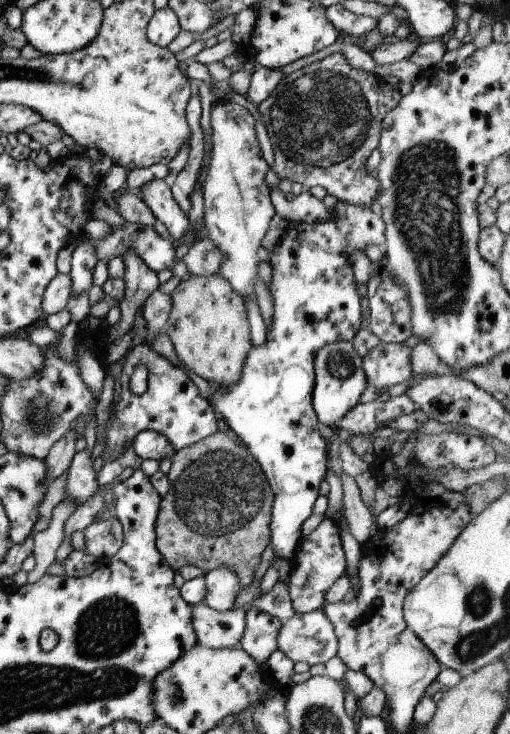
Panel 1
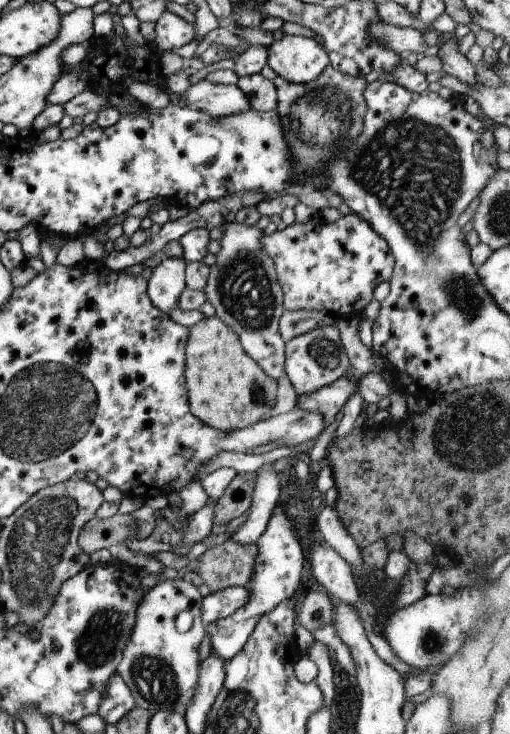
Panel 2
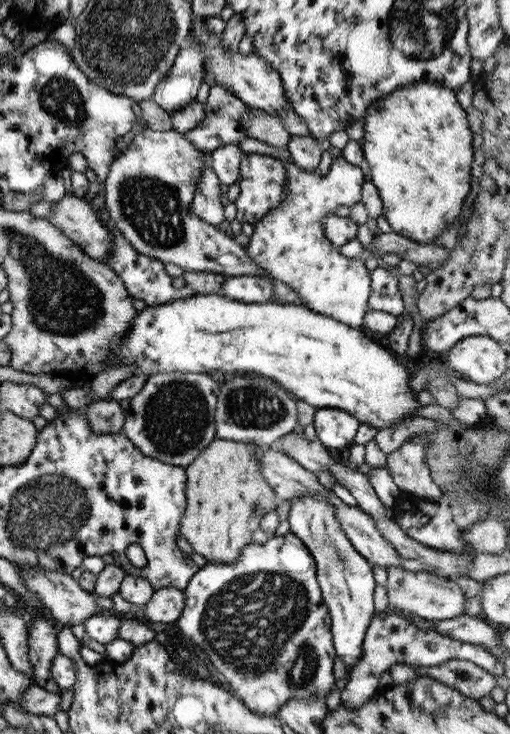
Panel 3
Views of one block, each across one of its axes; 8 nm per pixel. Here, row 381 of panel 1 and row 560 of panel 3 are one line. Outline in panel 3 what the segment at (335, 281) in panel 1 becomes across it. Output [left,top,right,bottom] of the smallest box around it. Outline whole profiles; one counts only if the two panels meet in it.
[173,532,338,716]

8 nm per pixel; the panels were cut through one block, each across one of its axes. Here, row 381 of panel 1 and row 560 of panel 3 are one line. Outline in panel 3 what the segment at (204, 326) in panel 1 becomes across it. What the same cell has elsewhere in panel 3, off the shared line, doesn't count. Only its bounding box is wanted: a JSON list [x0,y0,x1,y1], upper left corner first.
[180,437,279,563]

